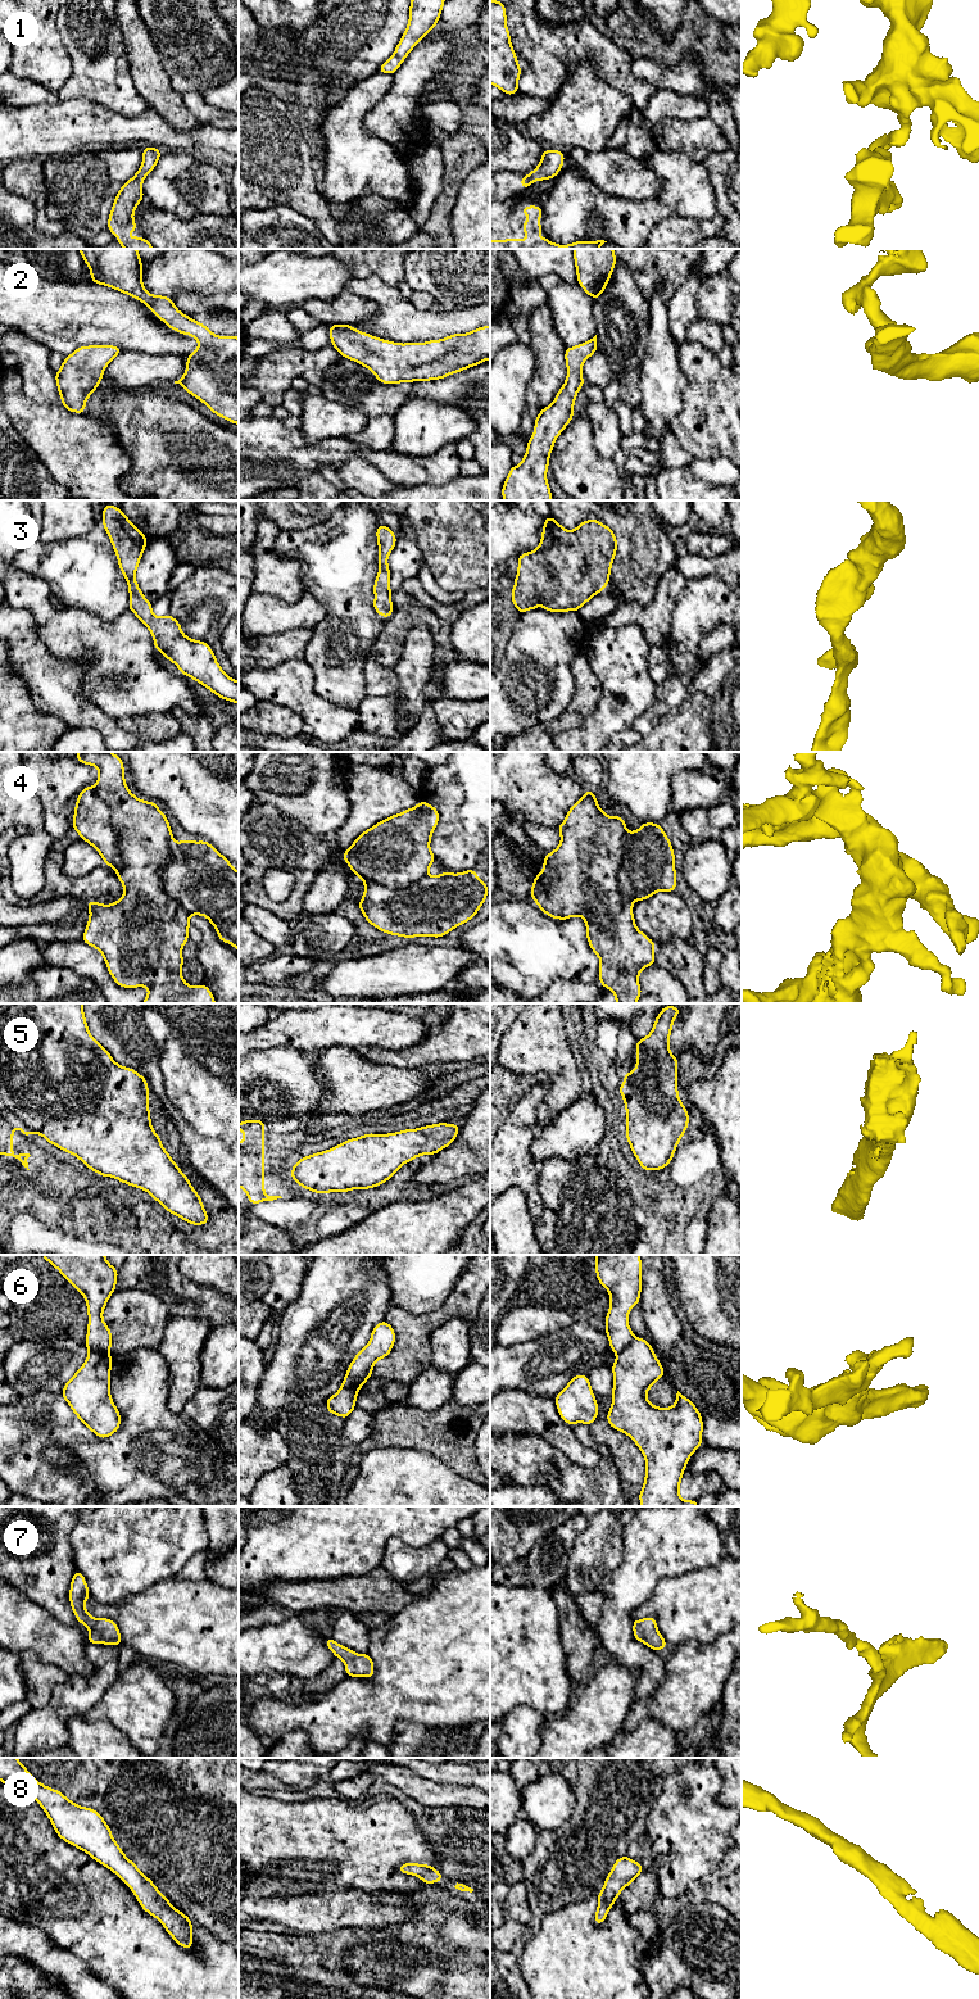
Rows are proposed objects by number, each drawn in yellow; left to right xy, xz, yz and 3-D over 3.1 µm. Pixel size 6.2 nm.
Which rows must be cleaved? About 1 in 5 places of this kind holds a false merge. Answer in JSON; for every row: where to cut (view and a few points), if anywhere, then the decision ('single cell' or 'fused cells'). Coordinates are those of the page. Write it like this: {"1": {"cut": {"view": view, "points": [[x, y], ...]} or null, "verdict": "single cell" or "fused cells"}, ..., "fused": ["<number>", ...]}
{"1": {"cut": null, "verdict": "single cell"}, "2": {"cut": null, "verdict": "single cell"}, "3": {"cut": null, "verdict": "single cell"}, "4": {"cut": {"view": "xy", "points": [[94, 787], [112, 814], [117, 846], [123, 861], [119, 870]]}, "verdict": "fused cells"}, "5": {"cut": null, "verdict": "single cell"}, "6": {"cut": {"view": "xy", "points": [[89, 1349], [108, 1354]]}, "verdict": "fused cells"}, "7": {"cut": null, "verdict": "single cell"}, "8": {"cut": null, "verdict": "single cell"}, "fused": ["4", "6"]}

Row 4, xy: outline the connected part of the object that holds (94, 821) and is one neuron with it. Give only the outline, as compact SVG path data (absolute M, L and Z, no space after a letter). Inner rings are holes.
M85 787L77 795L72 828L99 852L105 865L114 870L123 869L113 813L99 798L95 787Z

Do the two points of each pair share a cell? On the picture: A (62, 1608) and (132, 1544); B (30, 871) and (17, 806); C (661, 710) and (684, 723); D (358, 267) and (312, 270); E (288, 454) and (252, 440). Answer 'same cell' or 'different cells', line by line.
A: different cells
B: same cell
C: different cells
D: different cells
E: same cell

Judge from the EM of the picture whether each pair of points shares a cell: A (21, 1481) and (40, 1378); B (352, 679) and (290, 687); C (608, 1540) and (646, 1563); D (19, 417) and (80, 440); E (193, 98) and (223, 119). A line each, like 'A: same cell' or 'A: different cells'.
A: different cells
B: different cells
C: different cells
D: same cell
E: same cell

